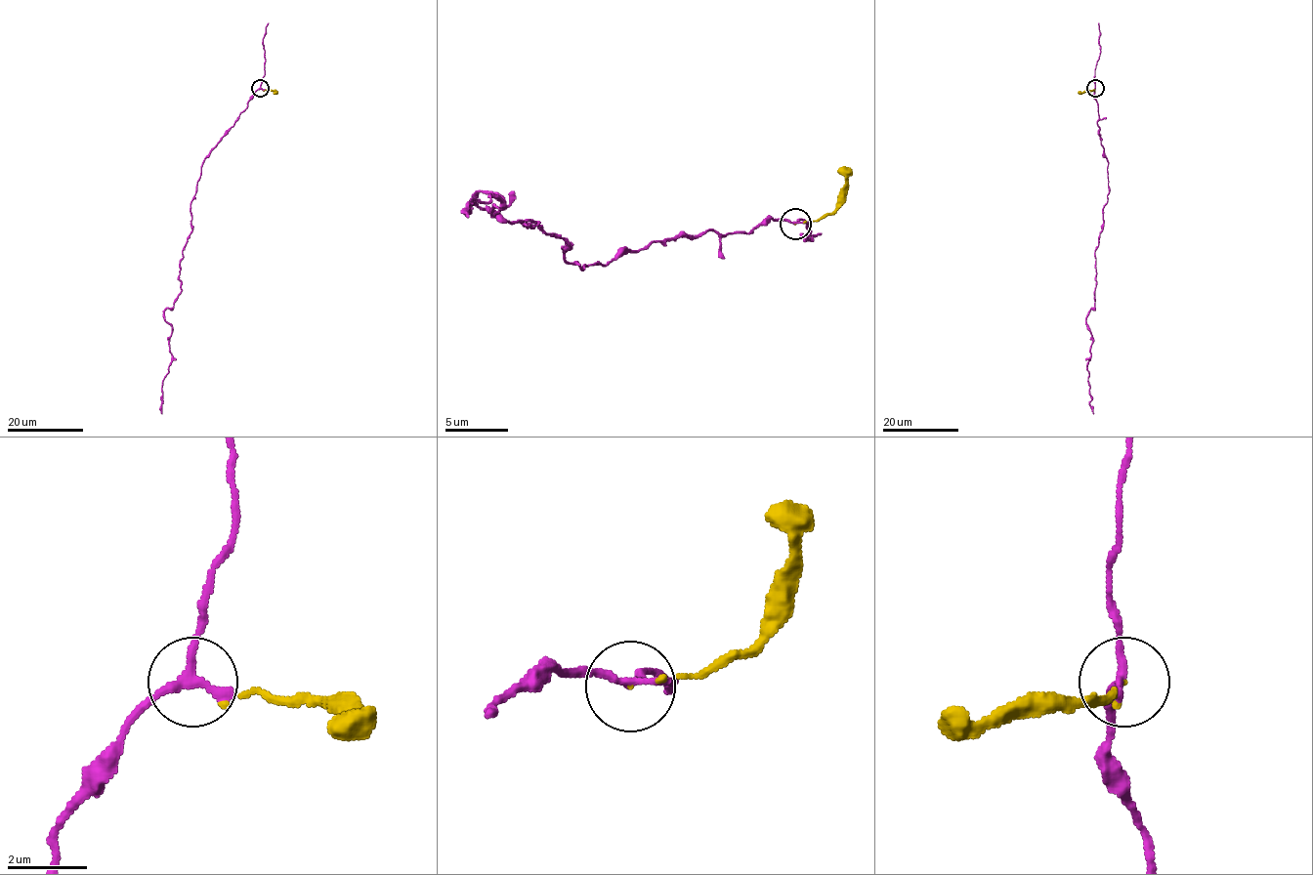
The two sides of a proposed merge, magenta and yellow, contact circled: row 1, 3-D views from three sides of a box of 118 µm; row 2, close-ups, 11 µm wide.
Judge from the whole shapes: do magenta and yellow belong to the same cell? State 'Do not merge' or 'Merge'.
Merge

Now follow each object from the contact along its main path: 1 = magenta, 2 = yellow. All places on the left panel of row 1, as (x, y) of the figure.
1: (260, 88), (202, 163), (180, 263), (182, 292), (164, 311), (172, 358), (161, 413)
2: (260, 88), (275, 93)

